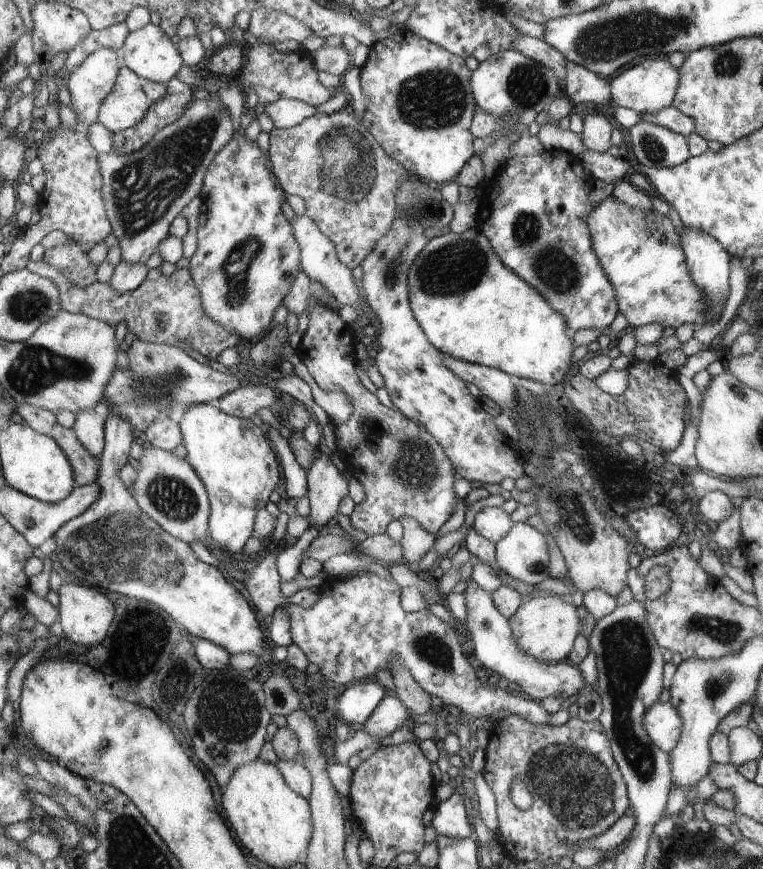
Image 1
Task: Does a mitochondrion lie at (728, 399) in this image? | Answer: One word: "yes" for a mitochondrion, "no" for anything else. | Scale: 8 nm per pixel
no

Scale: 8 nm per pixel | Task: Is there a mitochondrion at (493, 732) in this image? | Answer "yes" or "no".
no

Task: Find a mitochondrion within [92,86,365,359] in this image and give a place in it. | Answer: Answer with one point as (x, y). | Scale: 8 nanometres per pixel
(143, 190)

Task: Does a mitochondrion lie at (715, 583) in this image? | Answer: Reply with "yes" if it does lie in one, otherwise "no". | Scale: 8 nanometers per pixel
no

